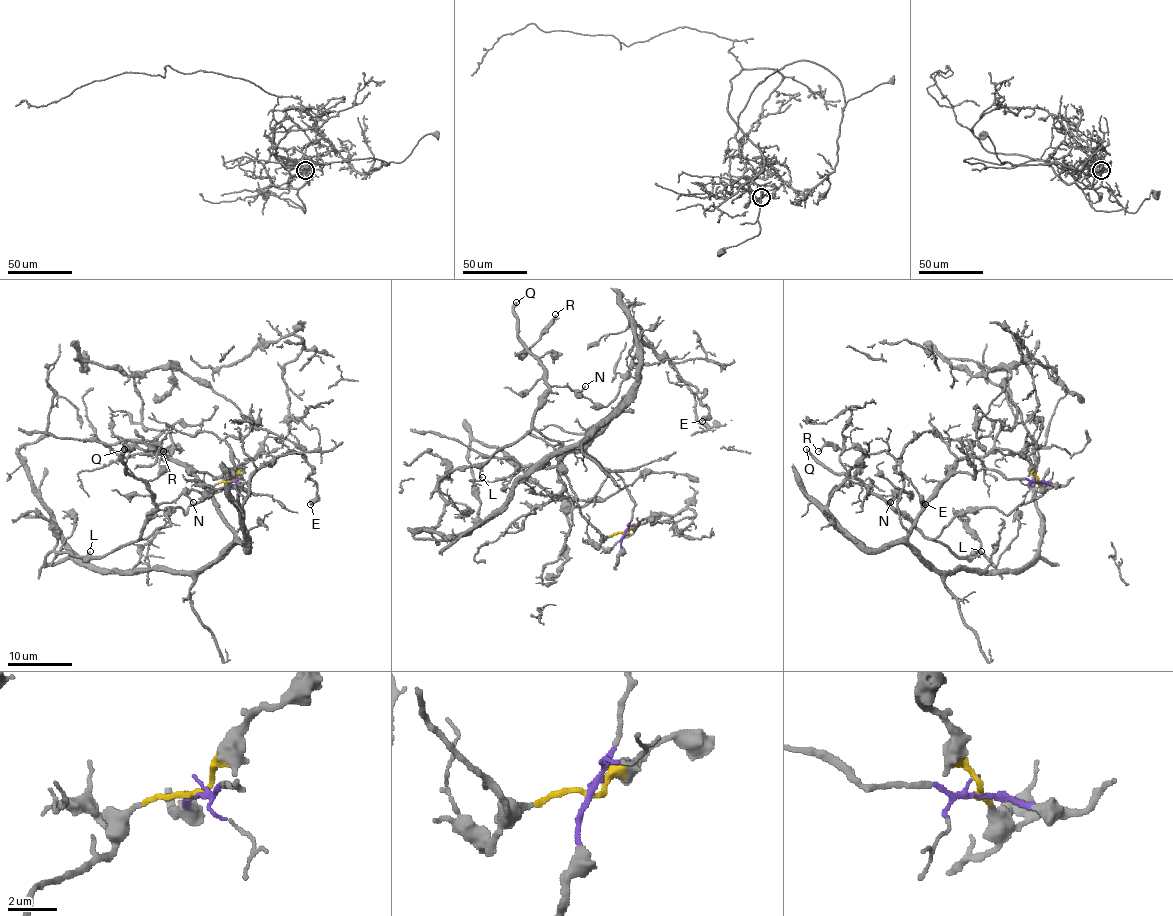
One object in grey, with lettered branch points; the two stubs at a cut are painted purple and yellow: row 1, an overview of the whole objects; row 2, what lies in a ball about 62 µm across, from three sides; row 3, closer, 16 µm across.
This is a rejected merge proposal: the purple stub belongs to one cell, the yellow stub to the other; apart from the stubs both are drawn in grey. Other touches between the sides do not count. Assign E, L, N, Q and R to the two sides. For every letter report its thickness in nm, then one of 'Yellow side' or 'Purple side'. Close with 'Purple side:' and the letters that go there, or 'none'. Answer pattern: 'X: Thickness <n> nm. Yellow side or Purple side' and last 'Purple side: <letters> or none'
E: Thickness 480 nm. Purple side
L: Thickness 110 nm. Yellow side
N: Thickness 120 nm. Yellow side
Q: Thickness 400 nm. Yellow side
R: Thickness 130 nm. Yellow side
Purple side: E

